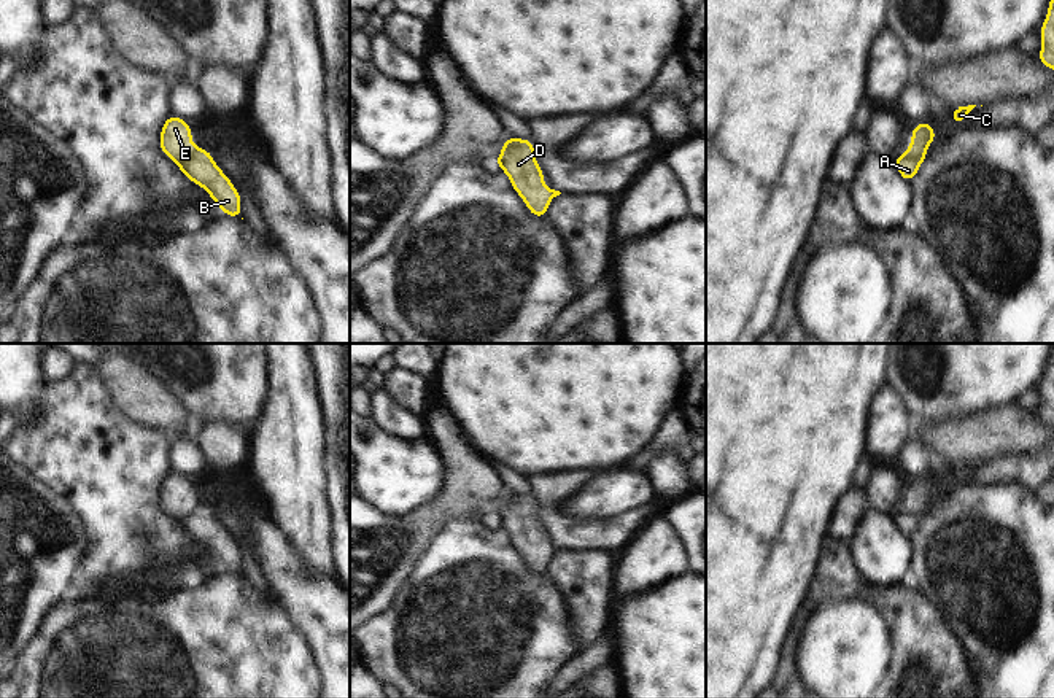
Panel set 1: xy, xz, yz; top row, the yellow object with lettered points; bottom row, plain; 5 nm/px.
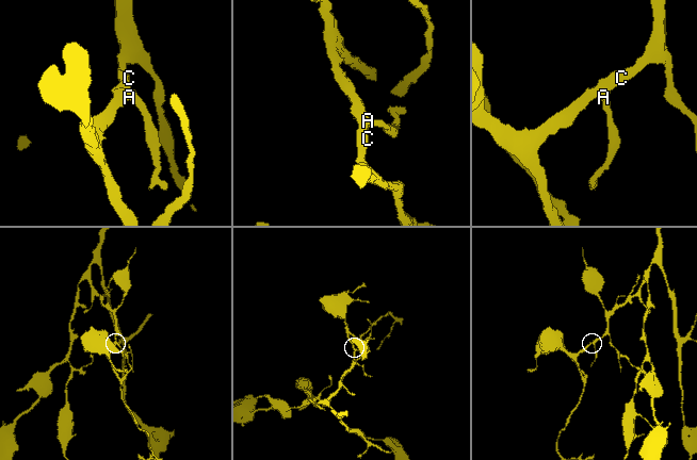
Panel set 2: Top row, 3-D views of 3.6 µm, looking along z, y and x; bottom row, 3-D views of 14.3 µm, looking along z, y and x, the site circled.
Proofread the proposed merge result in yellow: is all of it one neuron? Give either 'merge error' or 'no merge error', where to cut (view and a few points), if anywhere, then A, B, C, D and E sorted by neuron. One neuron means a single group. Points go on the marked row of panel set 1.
merge error | xy (193, 147), (189, 155), (178, 164) | A B / C D E

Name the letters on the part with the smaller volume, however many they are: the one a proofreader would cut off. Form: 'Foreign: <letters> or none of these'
Foreign: A, B

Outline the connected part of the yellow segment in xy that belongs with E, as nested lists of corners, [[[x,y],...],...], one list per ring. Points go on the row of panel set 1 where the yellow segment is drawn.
[[[170,113],[159,134],[159,148],[170,161],[184,162],[192,151],[192,129],[188,121]]]

